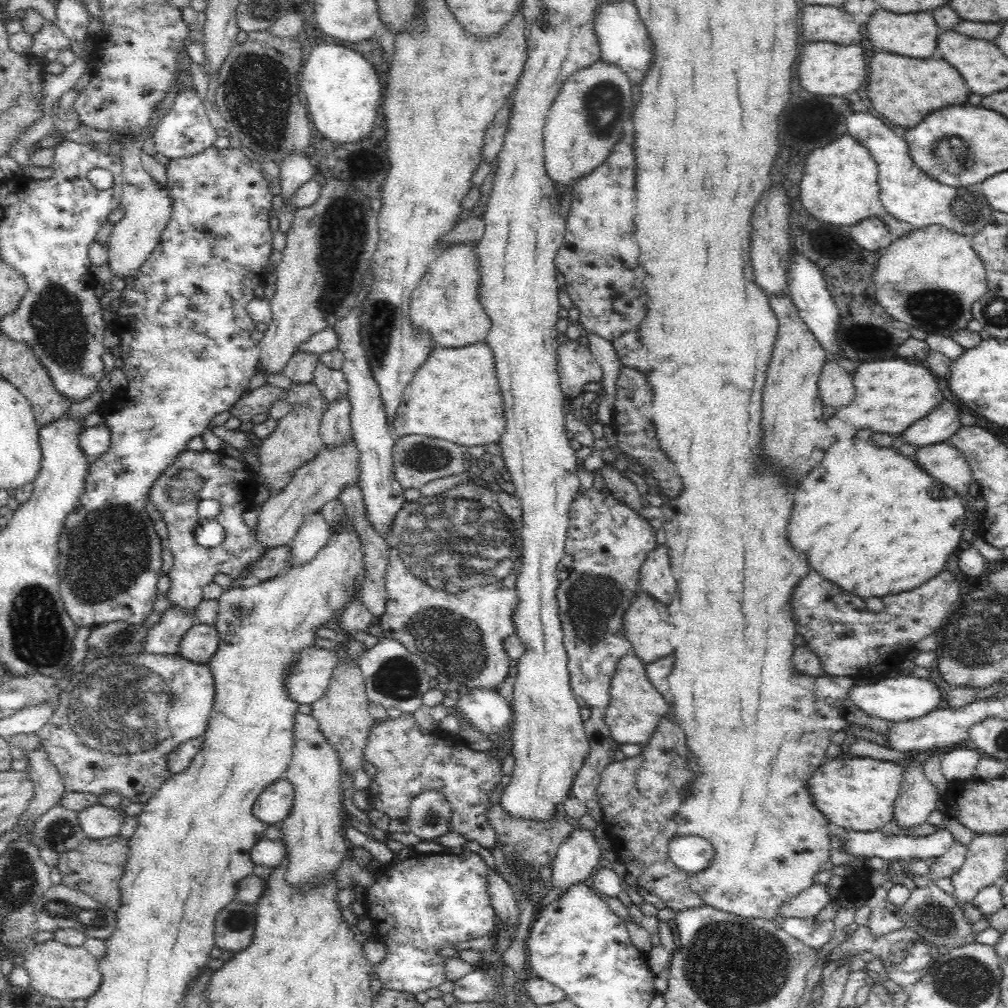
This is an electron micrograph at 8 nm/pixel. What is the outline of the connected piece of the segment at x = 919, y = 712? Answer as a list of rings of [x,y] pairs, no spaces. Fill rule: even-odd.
[[[913,675],[887,677],[882,682],[864,686],[853,685],[847,694],[850,704],[858,706],[861,712],[869,716],[892,720],[892,722],[911,721],[928,714],[934,709],[944,707],[944,691],[930,679],[920,679]]]

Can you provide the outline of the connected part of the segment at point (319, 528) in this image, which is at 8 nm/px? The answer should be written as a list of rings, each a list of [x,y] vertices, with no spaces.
[[[320,510],[308,514],[304,518],[296,538],[290,544],[293,557],[292,562],[287,564],[287,568],[300,566],[300,564],[306,564],[308,560],[312,560],[318,550],[328,543],[331,532],[331,528]]]

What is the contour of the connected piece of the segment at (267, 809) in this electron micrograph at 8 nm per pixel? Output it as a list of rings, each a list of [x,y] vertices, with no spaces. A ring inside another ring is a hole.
[[[284,776],[265,788],[254,803],[253,813],[264,824],[279,824],[284,820],[294,802],[294,789]]]

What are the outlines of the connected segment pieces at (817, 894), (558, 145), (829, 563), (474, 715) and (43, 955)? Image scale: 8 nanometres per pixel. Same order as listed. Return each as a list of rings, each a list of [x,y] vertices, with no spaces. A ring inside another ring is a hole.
[[[815,884],[806,892],[802,892],[798,898],[792,898],[788,904],[782,906],[780,915],[785,918],[806,918],[814,919],[829,904],[834,905],[837,899],[832,898],[827,887],[829,885]]]
[[[599,60],[565,80],[545,120],[542,140],[546,175],[554,185],[572,187],[579,178],[606,162],[625,125],[631,123],[634,104],[631,80],[612,63]]]
[[[859,437],[852,438],[848,442],[840,442],[836,440],[834,444],[830,444],[830,449],[825,455],[825,458],[813,470],[801,480],[800,486],[795,490],[794,504],[791,508],[791,518],[788,524],[788,539],[789,544],[794,546],[795,550],[800,550],[808,556],[808,564],[814,572],[819,576],[833,582],[845,590],[846,593],[853,594],[860,598],[883,598],[886,594],[898,594],[898,592],[906,592],[918,588],[924,582],[928,582],[930,578],[938,576],[946,562],[948,556],[958,548],[960,538],[962,538],[962,530],[964,530],[964,516],[966,516],[967,508],[971,507],[968,504],[969,499],[966,496],[960,496],[955,490],[949,486],[944,486],[942,482],[938,482],[926,469],[922,469],[916,460],[906,457],[899,452],[894,452],[891,446],[878,446],[868,440],[860,439]]]
[[[476,689],[468,696],[462,696],[460,712],[456,716],[470,720],[488,740],[496,742],[496,746],[502,746],[498,740],[498,734],[504,730],[506,724],[512,724],[512,712],[502,696],[496,692],[486,692],[486,689]]]
[[[55,939],[34,946],[21,958],[30,977],[31,985],[38,992],[63,1002],[74,1002],[78,998],[90,998],[102,984],[102,973],[96,957],[83,947],[70,947]]]

